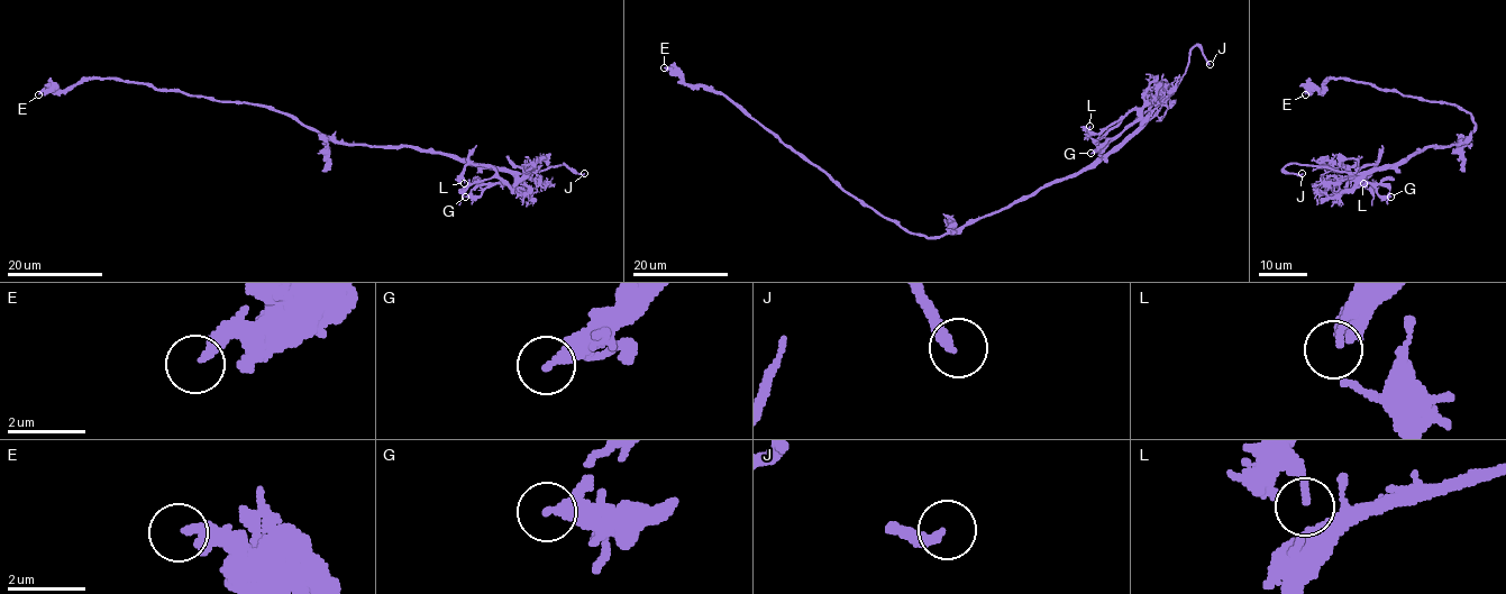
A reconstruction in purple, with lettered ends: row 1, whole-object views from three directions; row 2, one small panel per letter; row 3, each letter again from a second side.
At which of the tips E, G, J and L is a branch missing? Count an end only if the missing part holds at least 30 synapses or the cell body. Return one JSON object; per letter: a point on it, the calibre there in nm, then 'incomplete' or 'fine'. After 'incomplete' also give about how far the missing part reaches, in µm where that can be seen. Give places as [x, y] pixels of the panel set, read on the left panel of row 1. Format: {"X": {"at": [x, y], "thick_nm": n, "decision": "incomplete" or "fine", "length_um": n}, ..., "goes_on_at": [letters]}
{"E": {"at": [38, 94], "thick_nm": 240, "decision": "fine"}, "G": {"at": [465, 197], "thick_nm": 320, "decision": "fine"}, "J": {"at": [584, 173], "thick_nm": 240, "decision": "incomplete", "length_um": 40}, "L": {"at": [464, 183], "thick_nm": 110, "decision": "fine"}, "goes_on_at": ["J"]}

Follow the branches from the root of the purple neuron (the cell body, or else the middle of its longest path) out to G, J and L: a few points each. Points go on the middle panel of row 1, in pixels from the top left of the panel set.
G: (948, 230), (1002, 210), (1044, 186), (1093, 167), (1140, 120), (1091, 153)
J: (948, 230), (1095, 167), (1124, 144), (1174, 91), (1194, 46), (1210, 64)
L: (948, 230), (1093, 167), (1138, 128), (1140, 116), (1132, 110), (1098, 138), (1089, 136), (1089, 126)

